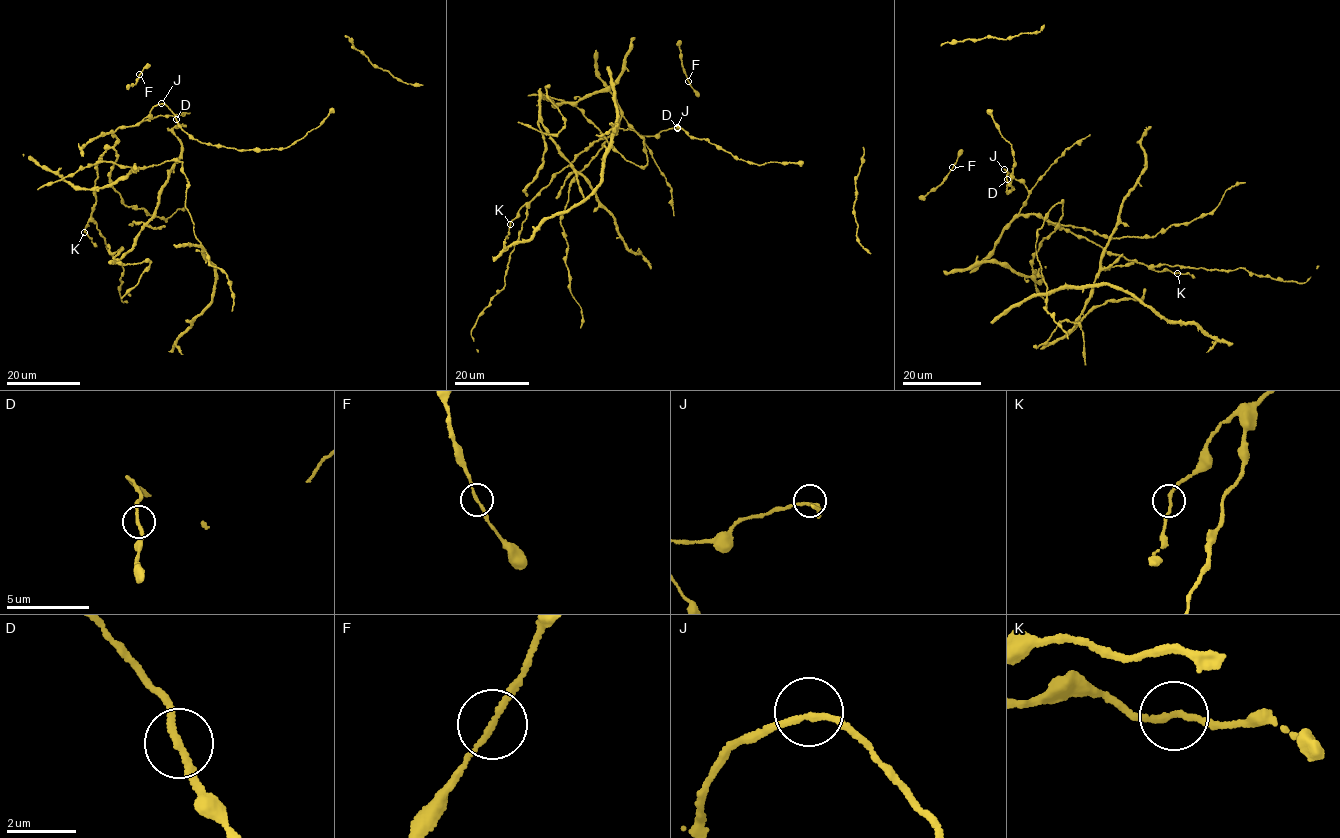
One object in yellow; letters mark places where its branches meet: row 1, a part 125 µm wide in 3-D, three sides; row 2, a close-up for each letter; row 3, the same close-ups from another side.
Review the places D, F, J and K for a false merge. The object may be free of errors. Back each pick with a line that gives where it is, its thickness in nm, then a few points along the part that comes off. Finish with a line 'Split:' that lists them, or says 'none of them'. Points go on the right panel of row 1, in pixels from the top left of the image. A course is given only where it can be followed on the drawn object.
Split: none of them

